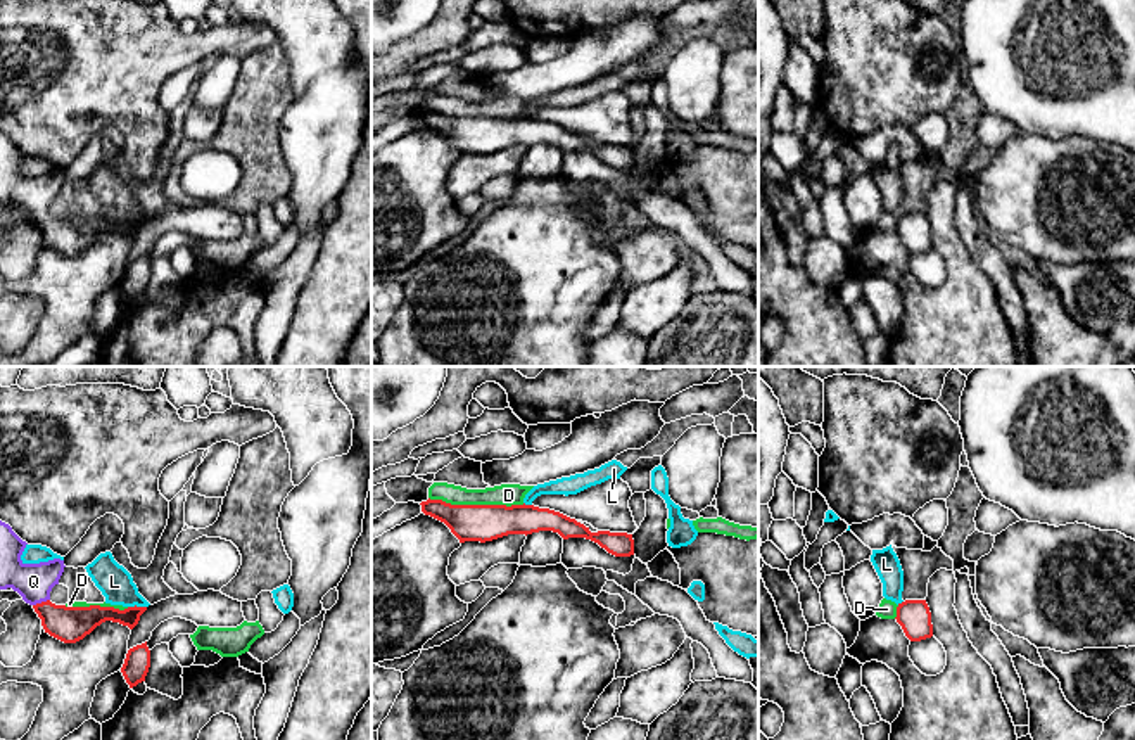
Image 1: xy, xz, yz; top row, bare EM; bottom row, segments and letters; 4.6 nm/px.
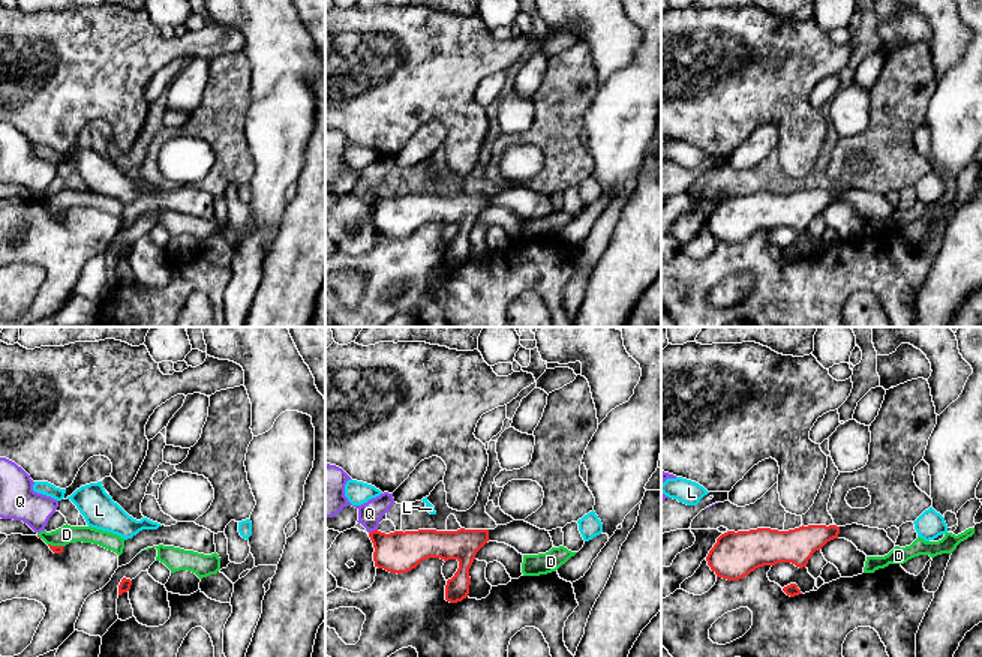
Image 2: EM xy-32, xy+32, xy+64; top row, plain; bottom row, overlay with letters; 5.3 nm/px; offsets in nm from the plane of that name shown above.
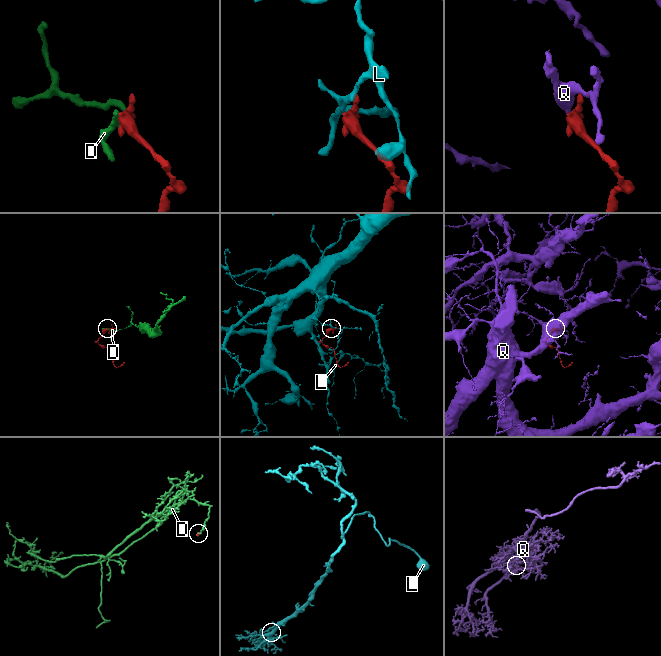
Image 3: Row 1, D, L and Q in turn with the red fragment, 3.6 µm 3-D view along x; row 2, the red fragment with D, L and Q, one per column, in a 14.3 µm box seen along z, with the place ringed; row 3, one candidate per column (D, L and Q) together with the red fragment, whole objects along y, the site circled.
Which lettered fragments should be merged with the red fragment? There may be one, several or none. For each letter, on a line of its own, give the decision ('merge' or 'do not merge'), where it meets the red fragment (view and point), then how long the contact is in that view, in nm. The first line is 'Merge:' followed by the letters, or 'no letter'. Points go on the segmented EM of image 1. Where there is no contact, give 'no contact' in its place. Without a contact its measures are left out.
Merge: Q
D: do not merge | xz (477, 505) | 440 nm
L: do not merge | xy (135, 606) | 90 nm
Q: merge | xy (42, 602) | 90 nm

